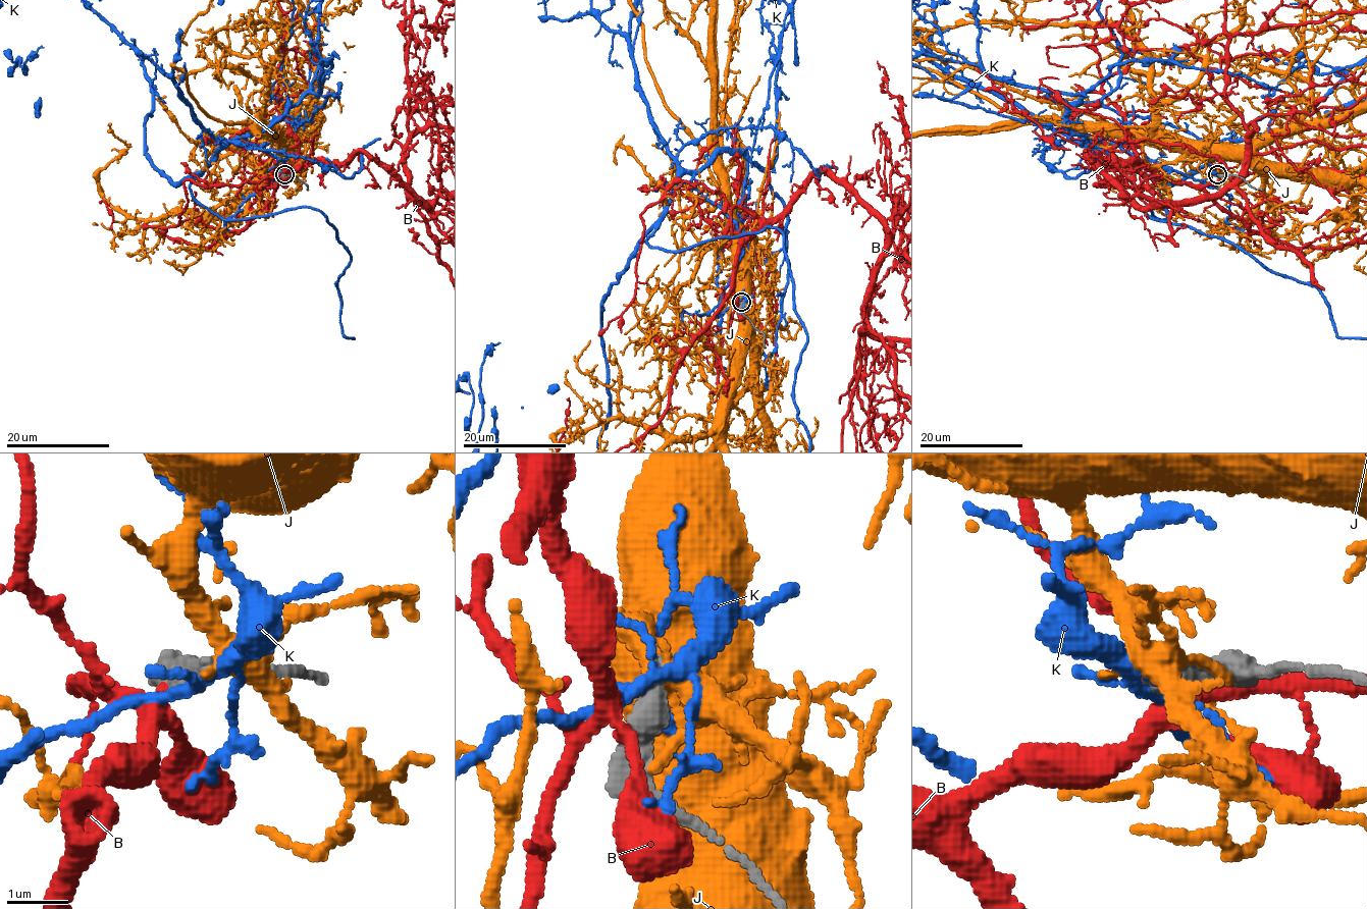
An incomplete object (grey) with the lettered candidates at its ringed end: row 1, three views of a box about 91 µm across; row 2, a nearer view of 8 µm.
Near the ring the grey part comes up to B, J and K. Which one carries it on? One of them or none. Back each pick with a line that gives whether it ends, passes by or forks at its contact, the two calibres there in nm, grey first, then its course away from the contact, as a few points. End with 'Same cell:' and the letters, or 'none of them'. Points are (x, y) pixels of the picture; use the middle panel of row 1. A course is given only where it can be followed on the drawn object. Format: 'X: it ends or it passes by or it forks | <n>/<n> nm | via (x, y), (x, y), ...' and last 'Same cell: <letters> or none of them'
Same cell: none of them

